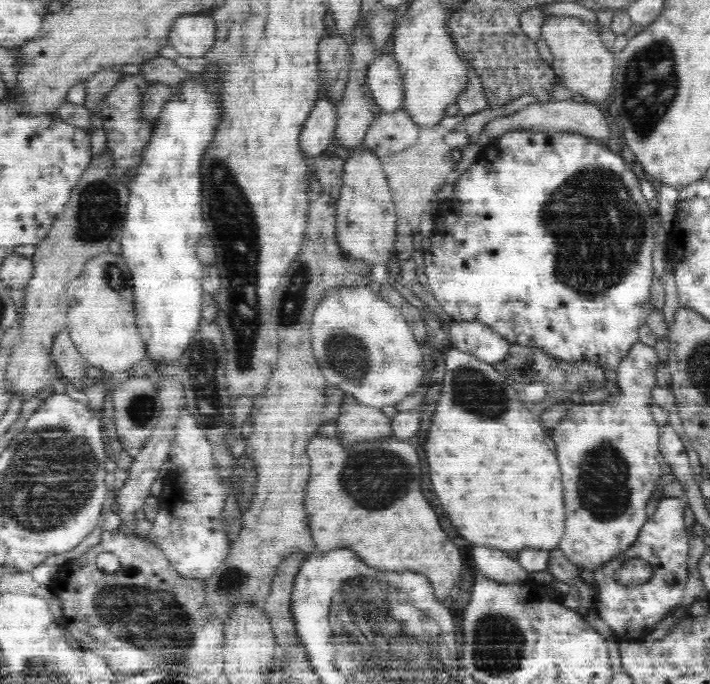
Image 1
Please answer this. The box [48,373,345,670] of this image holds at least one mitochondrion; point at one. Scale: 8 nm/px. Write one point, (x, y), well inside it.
(148, 620)

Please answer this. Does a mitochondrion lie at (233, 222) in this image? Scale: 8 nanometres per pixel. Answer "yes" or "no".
yes

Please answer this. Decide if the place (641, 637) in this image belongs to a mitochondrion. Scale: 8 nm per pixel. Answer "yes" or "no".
no

